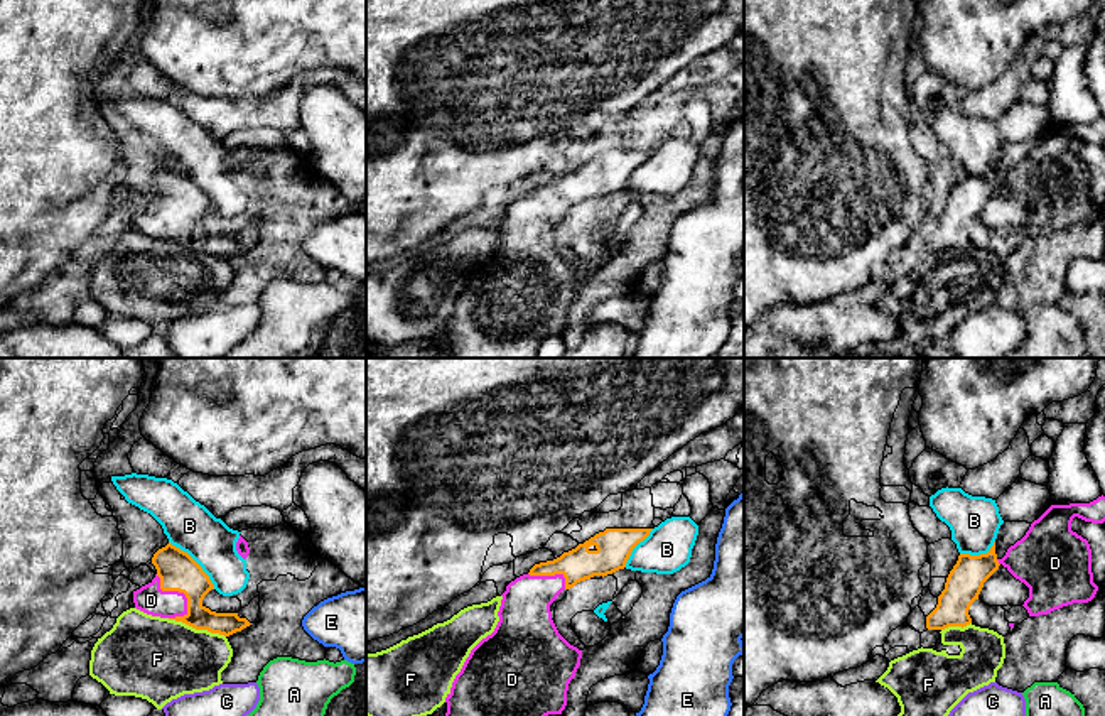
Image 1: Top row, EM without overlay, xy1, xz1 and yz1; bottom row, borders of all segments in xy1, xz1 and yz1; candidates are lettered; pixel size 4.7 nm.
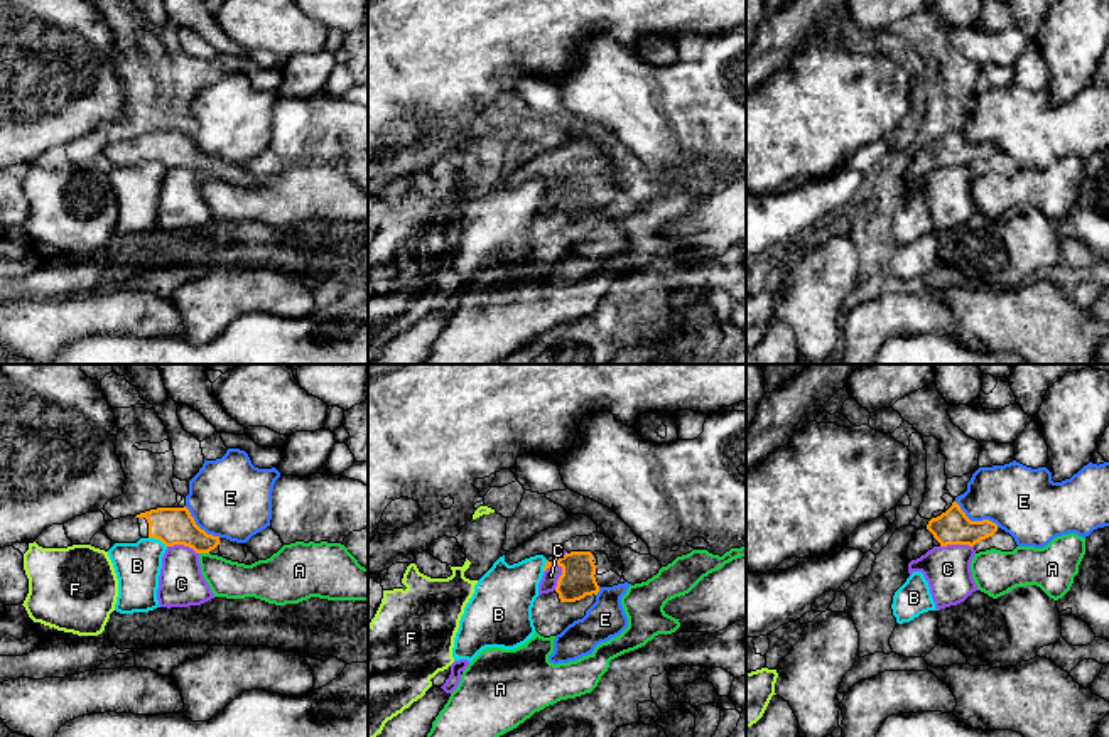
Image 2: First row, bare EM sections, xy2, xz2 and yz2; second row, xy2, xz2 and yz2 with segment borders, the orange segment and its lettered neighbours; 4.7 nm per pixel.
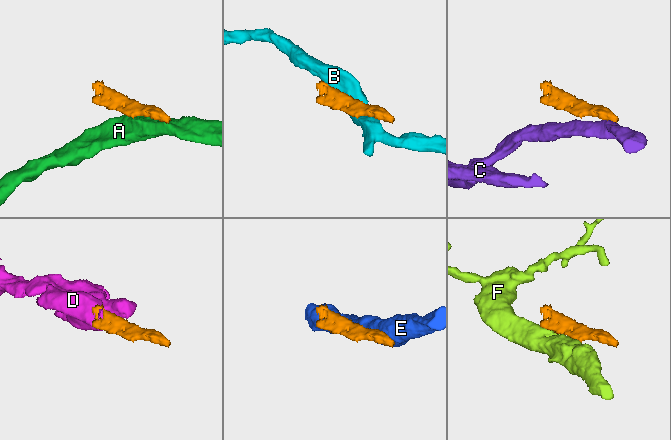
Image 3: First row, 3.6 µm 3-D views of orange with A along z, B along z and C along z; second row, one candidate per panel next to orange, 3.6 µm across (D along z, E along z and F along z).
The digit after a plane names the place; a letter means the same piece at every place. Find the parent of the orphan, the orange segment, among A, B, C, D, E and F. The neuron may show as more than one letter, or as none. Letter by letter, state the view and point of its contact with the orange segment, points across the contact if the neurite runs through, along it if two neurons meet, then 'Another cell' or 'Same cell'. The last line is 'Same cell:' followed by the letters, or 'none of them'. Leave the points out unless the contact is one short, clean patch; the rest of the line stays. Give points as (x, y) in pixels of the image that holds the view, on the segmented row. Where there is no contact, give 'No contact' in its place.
A: Touches orange at xy2 (205, 552). Boundary: xy2 (200, 552), (208, 554). Another cell
B: Touches orange at xy1 (196, 563). Another cell
C: Touches orange at xz2 (559, 577). Boundary: xz2 (557, 564), (561, 575), (554, 589). Another cell
D: Touches orange at xy1 (176, 590). Path across: xy1 (177, 571), (176, 590), (167, 596), (150, 600). Same cell
E: Touches orange at yz2 (976, 521). Boundary: yz2 (954, 501), (971, 520), (991, 520), (998, 527). Another cell
F: Touches orange at xy1 (196, 629). Another cell
Same cell: D

